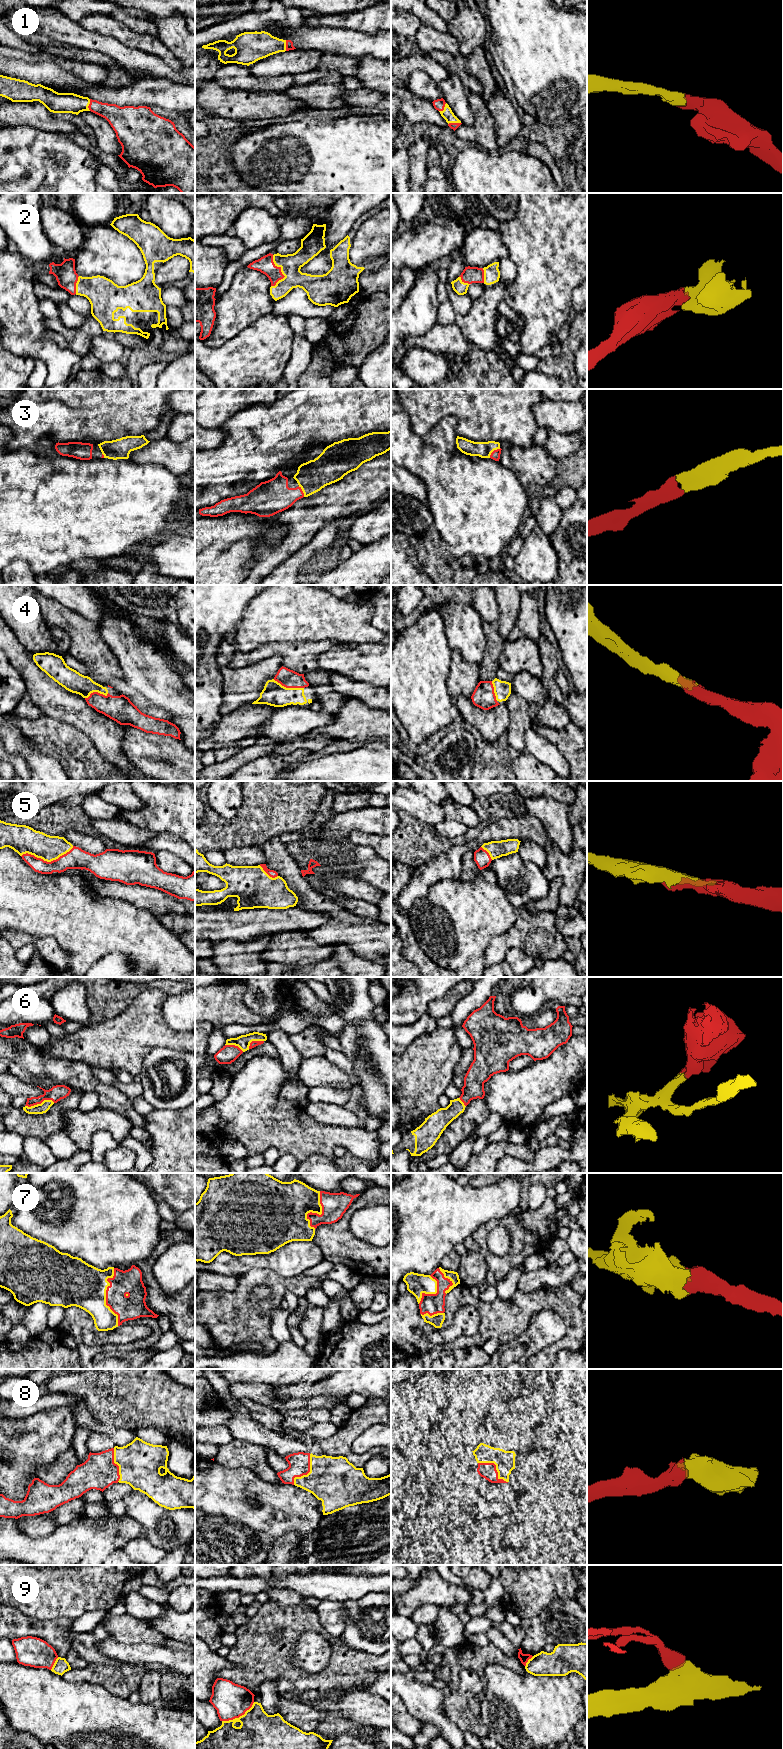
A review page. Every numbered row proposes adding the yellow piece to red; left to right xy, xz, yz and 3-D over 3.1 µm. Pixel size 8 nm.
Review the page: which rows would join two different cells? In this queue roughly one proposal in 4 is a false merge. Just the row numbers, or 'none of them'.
9

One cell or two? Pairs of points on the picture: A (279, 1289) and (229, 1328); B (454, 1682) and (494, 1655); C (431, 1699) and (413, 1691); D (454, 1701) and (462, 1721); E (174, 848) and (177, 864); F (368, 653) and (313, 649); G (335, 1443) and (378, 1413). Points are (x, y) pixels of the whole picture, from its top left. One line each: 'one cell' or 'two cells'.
A: one cell
B: one cell
C: one cell
D: one cell
E: two cells
F: two cells
G: one cell

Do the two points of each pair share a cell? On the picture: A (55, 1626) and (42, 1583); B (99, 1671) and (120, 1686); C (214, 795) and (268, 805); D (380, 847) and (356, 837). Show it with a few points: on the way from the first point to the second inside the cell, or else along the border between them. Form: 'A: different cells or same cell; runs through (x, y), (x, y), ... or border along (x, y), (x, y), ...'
A: different cells; border along (30, 1616), (36, 1619), (73, 1619)
B: same cell; runs through (104, 1674), (110, 1676), (115, 1681)
C: different cells; border along (243, 791), (243, 803), (240, 809), (228, 819)
D: same cell; runs through (374, 841), (362, 839)

